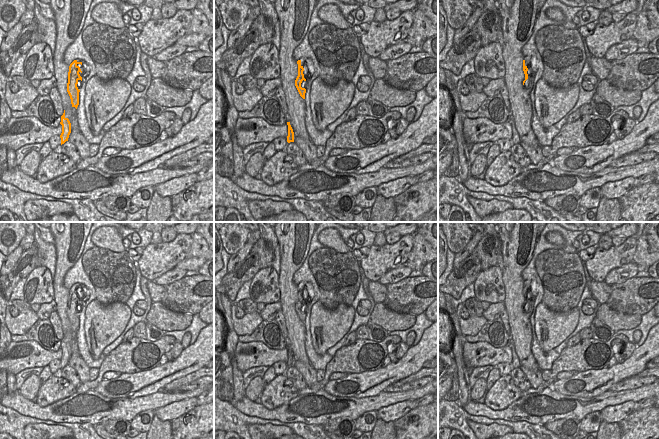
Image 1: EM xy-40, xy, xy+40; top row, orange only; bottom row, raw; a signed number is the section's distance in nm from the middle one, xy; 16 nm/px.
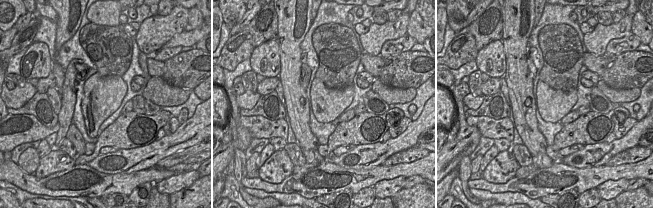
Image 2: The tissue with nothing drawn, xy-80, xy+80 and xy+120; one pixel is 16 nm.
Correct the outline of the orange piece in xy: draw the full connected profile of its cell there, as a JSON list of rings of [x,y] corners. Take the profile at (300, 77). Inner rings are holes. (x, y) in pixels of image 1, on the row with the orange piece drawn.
[[[301,60],[297,61],[298,64],[298,76],[295,80],[295,86],[300,94],[300,96],[305,99],[305,93],[306,93],[306,85],[307,85],[307,81],[310,79],[310,73],[307,73],[307,78],[304,78],[304,74],[303,72],[307,71],[307,67],[306,66],[302,66],[301,65]]]

